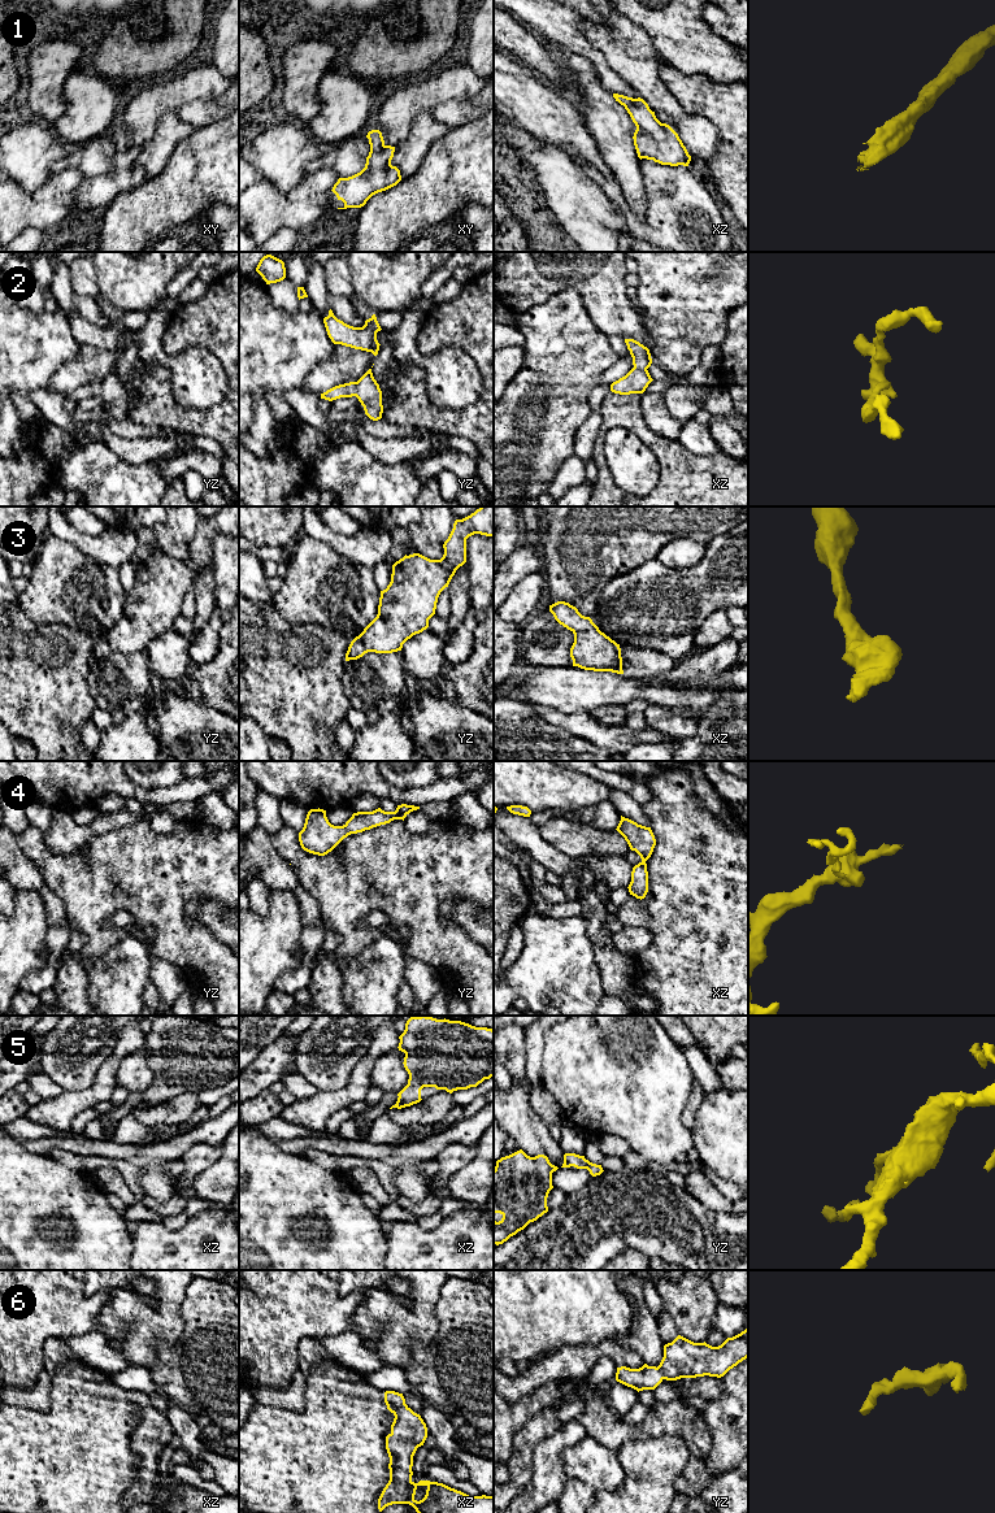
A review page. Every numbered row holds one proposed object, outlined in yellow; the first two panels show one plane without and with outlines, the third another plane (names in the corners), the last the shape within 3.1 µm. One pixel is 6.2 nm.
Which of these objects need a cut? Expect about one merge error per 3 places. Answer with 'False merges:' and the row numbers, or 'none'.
False merges: none

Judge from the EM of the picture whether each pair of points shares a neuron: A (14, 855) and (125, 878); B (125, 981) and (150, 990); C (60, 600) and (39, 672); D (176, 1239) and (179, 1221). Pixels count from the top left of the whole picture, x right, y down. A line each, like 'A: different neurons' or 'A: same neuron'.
A: different neurons
B: different neurons
C: different neurons
D: different neurons

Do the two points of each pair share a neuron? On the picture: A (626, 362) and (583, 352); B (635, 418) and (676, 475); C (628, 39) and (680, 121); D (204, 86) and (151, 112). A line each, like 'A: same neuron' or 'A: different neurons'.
A: different neurons
B: same neuron
C: same neuron
D: same neuron

